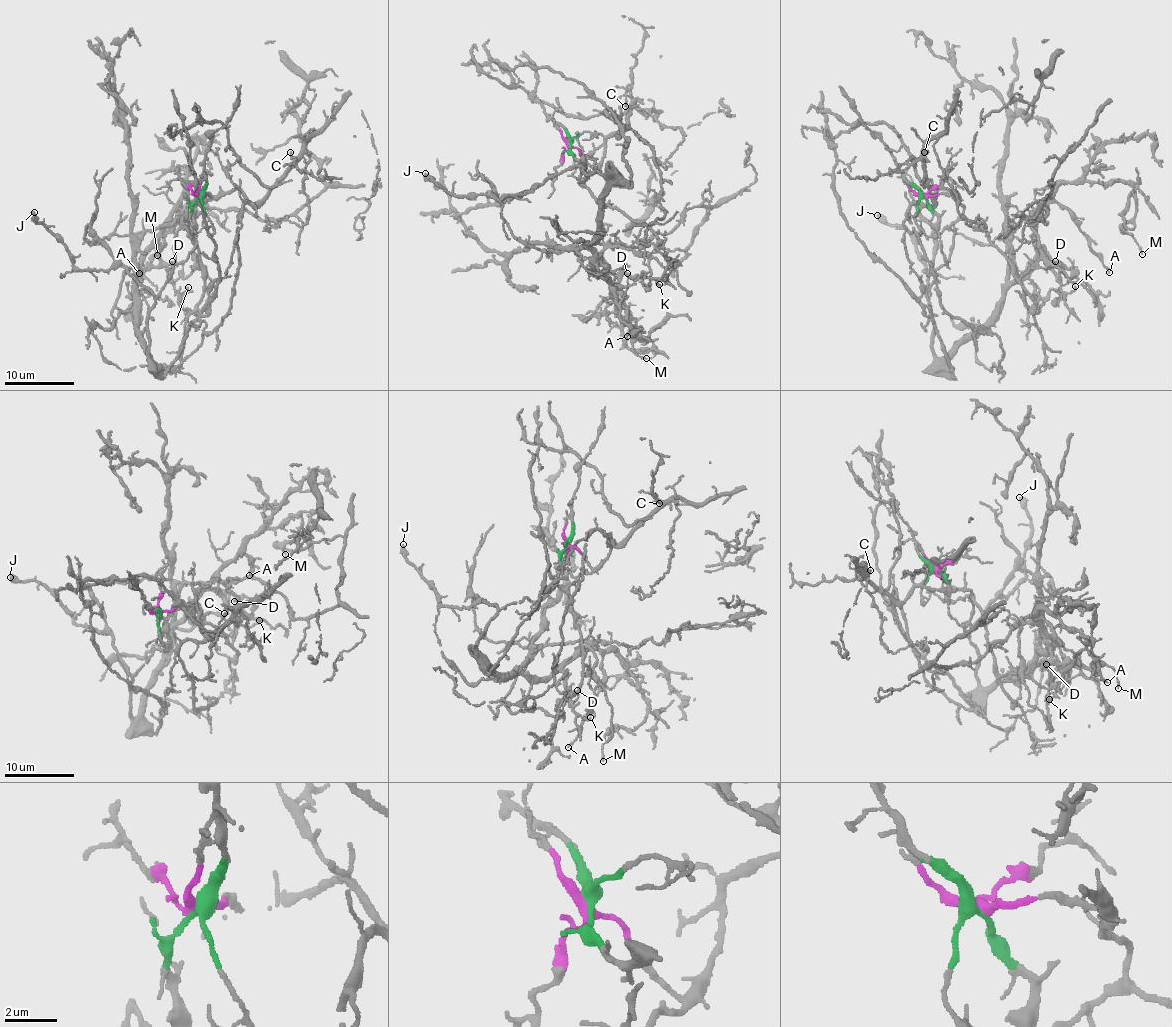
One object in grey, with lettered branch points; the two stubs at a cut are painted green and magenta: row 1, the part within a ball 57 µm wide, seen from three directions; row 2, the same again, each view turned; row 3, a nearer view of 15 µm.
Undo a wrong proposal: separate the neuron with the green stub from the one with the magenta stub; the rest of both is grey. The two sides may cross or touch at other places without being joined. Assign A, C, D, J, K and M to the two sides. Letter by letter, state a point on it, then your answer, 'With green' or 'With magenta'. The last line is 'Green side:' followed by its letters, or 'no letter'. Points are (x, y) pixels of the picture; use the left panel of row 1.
A: Place: (139, 273). With green
C: Place: (290, 152). With magenta
D: Place: (172, 261). With green
J: Place: (34, 212). With green
K: Place: (188, 287). With green
M: Place: (157, 255). With green
Green side: A, D, J, K, M

